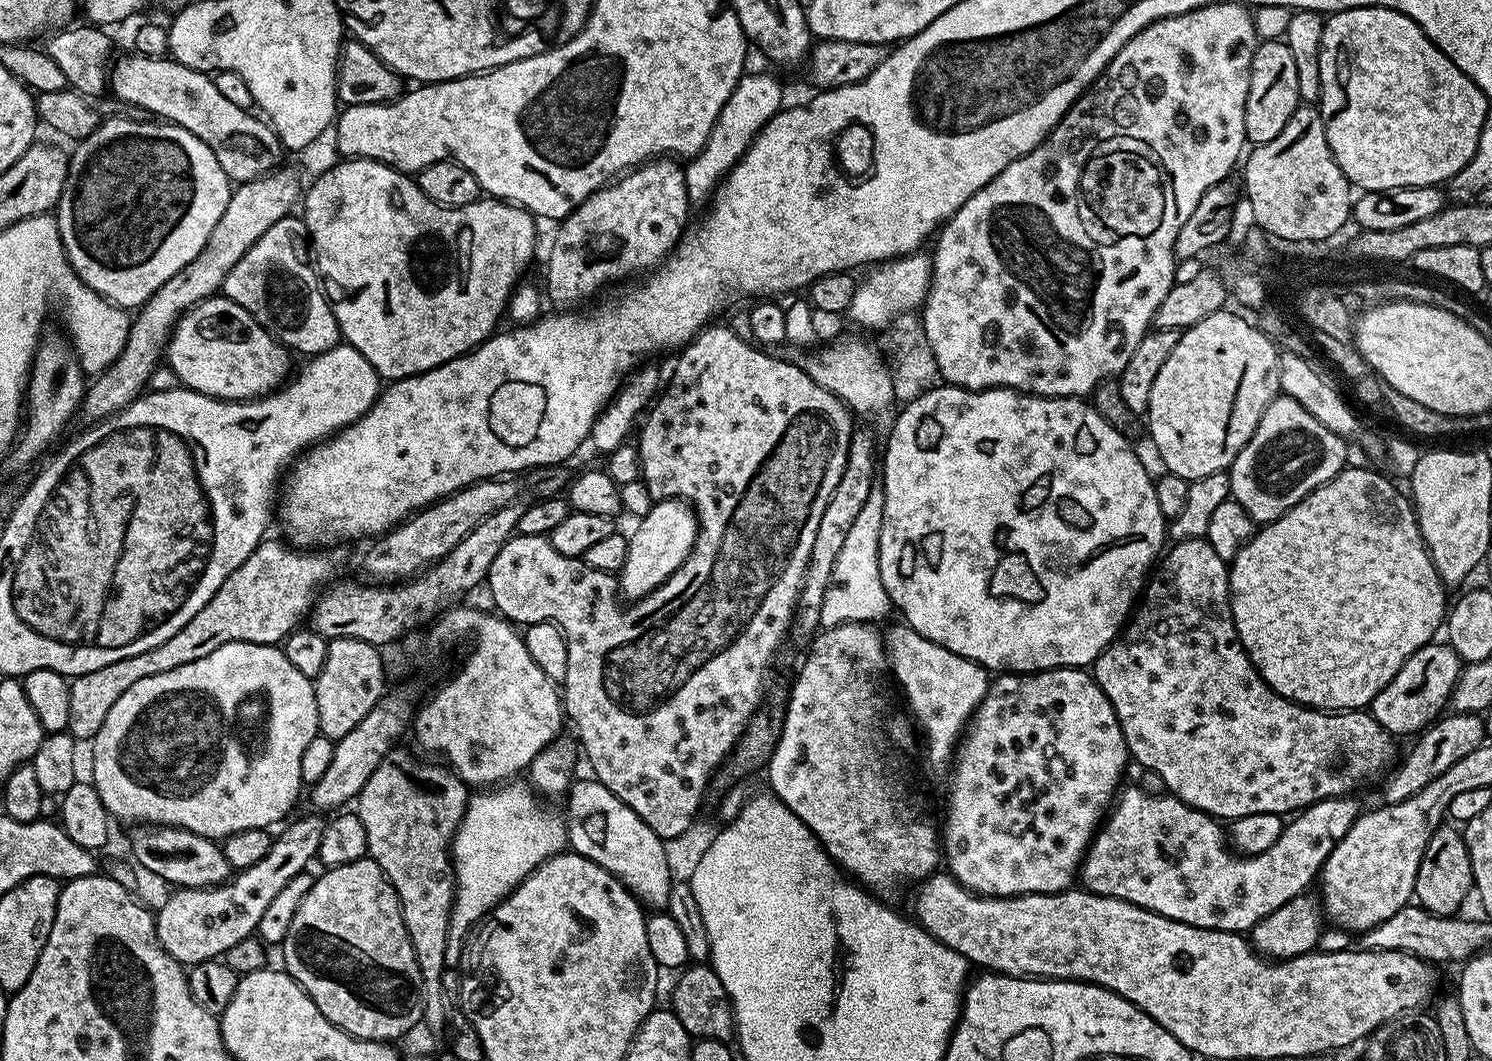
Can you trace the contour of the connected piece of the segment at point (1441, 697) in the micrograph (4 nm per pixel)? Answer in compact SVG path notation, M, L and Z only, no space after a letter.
M1433 642L1422 646L1372 699L1370 714L1384 729L1391 732L1393 737L1419 734L1449 707L1461 669L1460 656L1451 644Z

